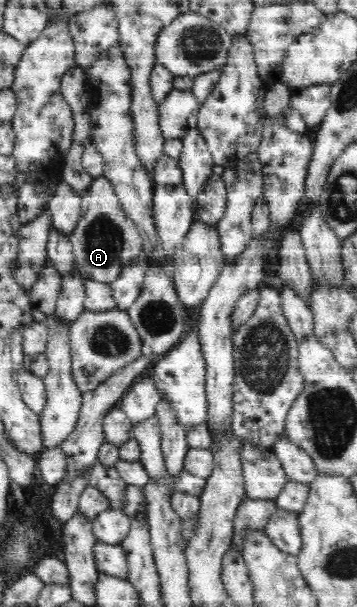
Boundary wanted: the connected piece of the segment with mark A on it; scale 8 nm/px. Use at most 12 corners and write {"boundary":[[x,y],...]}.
{"boundary":[[111,182],[81,191],[68,234],[84,279],[113,283],[144,241]]}

